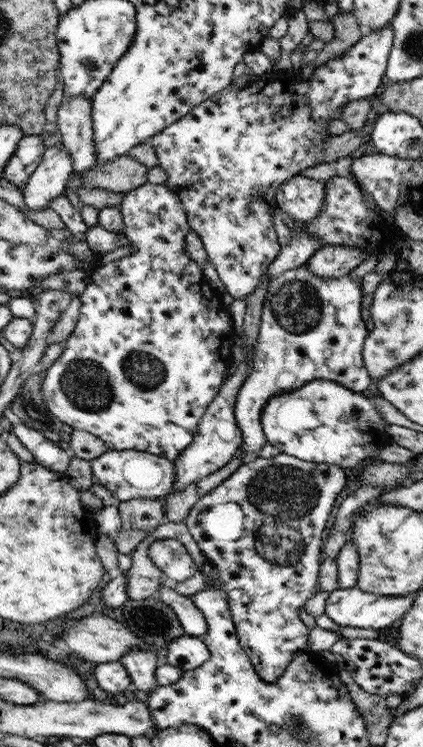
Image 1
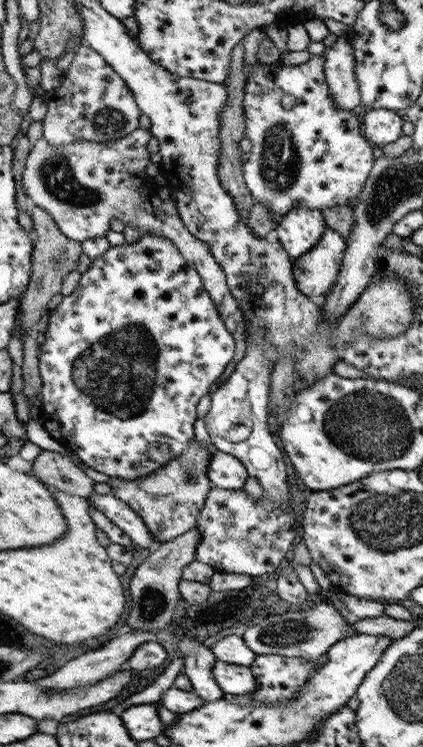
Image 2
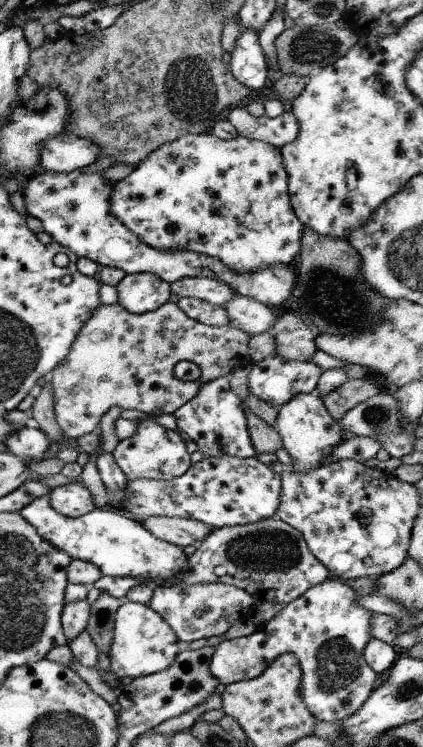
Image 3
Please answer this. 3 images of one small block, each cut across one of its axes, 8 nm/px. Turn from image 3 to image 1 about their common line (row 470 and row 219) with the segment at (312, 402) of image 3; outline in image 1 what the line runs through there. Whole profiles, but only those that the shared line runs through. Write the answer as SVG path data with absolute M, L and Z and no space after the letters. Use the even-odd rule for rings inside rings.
M295 175L279 185L275 193L278 212L295 221L312 219L323 206L324 181Z

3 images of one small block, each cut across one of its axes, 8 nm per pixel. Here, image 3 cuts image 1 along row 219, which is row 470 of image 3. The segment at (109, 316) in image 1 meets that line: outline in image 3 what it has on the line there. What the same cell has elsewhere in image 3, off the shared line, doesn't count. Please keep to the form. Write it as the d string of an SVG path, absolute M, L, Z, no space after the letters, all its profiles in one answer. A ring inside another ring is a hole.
M150 415L134 423L136 431L133 436L118 441L113 451L110 452L115 464L119 466L126 478L129 480L137 478L171 480L181 476L191 466L185 441L178 432L164 428Z

